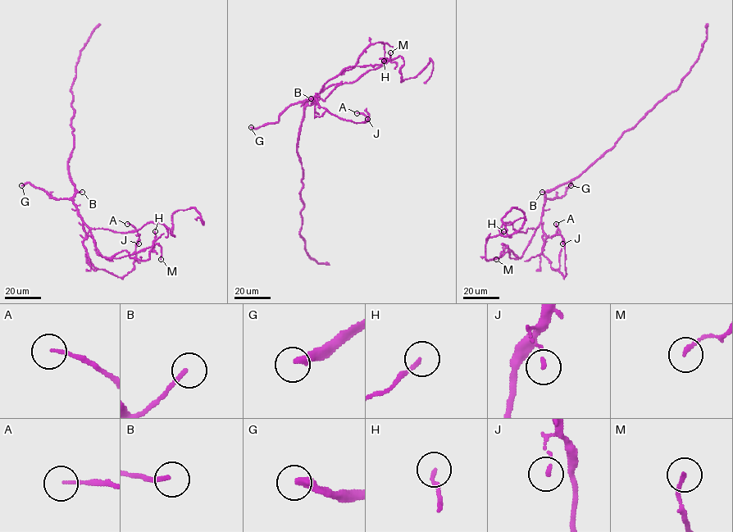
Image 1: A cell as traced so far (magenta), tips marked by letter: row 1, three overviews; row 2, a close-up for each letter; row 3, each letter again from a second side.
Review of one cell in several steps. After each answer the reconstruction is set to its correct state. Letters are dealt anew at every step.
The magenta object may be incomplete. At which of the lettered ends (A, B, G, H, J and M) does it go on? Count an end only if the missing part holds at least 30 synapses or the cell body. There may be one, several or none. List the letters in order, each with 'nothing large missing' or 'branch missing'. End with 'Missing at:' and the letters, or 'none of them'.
A: nothing large missing
B: branch missing
G: branch missing
H: nothing large missing
J: nothing large missing
M: nothing large missing
Missing at: B, G

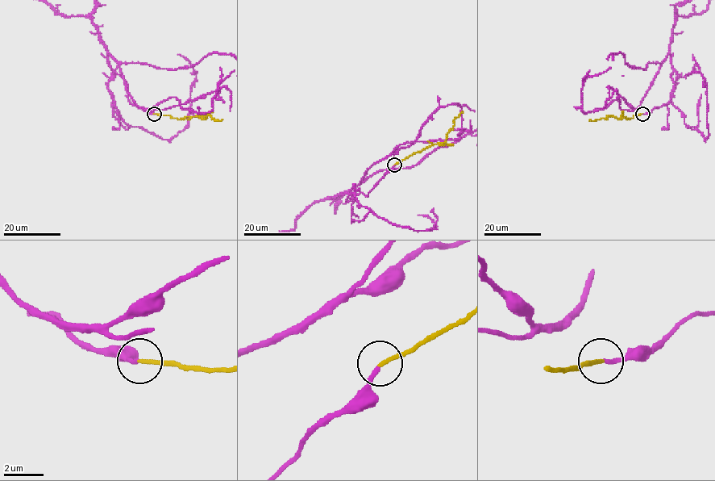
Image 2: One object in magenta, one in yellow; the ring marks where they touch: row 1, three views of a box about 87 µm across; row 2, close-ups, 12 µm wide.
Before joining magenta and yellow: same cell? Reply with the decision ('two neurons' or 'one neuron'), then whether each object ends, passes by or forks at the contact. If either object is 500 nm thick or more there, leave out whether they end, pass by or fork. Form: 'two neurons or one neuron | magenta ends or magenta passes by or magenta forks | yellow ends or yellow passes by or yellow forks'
one neuron | magenta ends | yellow ends

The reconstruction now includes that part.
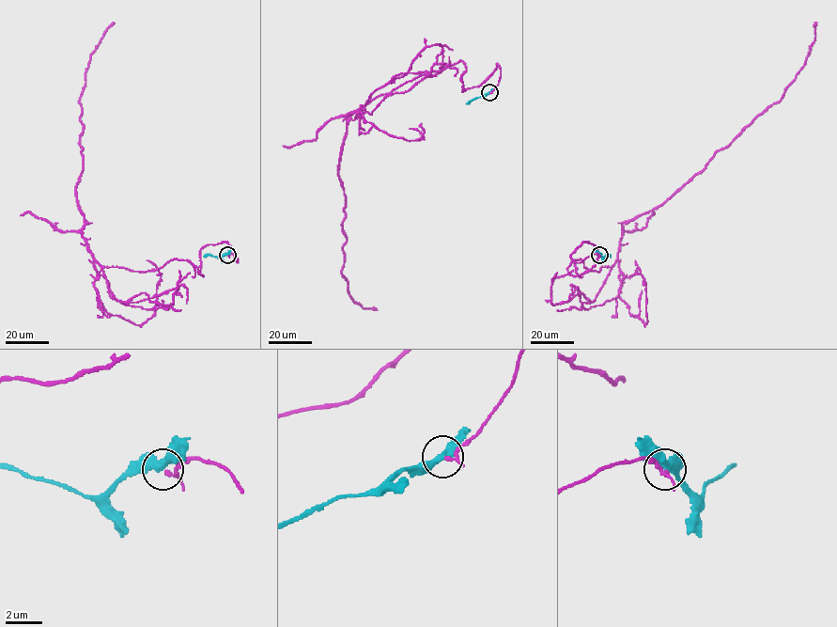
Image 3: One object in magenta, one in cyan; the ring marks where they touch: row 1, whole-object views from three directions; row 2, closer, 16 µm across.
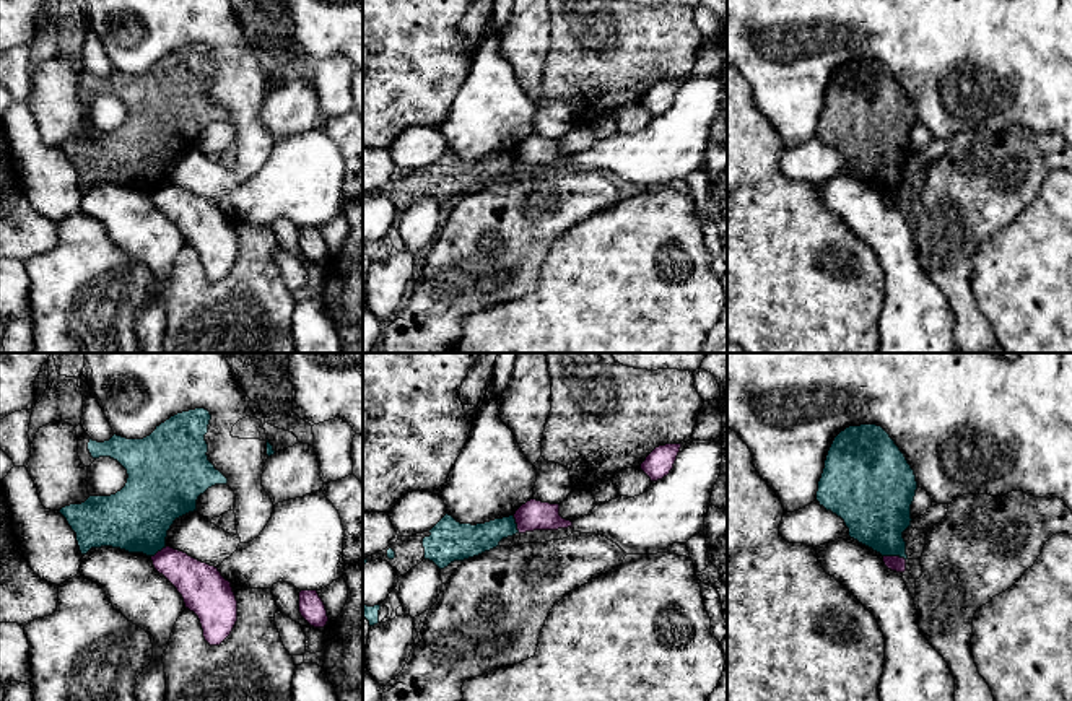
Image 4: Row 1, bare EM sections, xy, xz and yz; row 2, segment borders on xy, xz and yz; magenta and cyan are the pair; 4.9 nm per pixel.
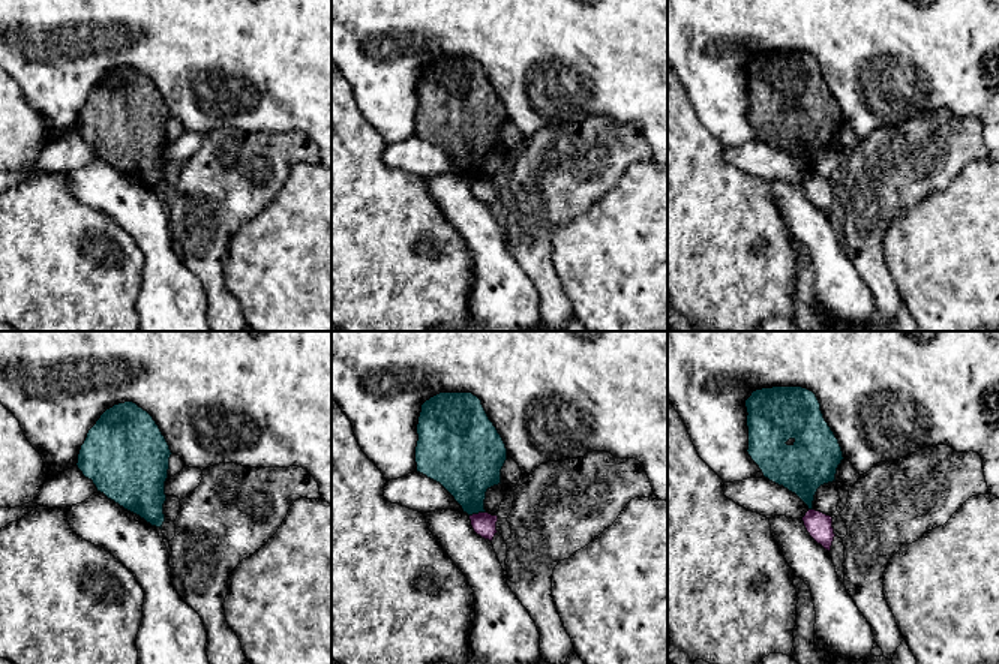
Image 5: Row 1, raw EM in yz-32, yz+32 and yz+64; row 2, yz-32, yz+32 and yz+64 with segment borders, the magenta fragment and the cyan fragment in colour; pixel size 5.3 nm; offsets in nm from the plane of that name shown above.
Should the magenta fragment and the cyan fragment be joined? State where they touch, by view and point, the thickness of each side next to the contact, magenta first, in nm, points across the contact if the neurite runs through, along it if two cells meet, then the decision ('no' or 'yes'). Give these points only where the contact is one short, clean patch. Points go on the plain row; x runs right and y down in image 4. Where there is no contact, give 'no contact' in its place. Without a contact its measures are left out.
contact yz (895, 192); calibres 80 and 340 nm; no

